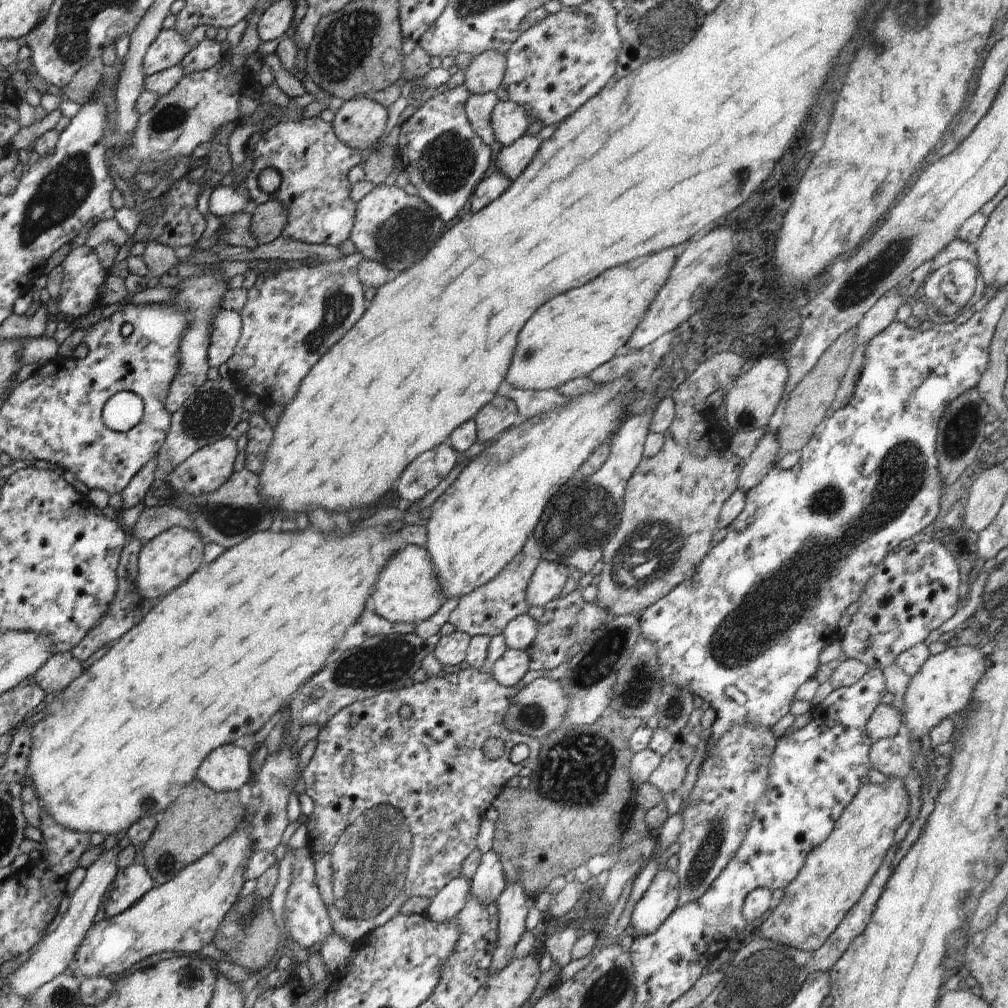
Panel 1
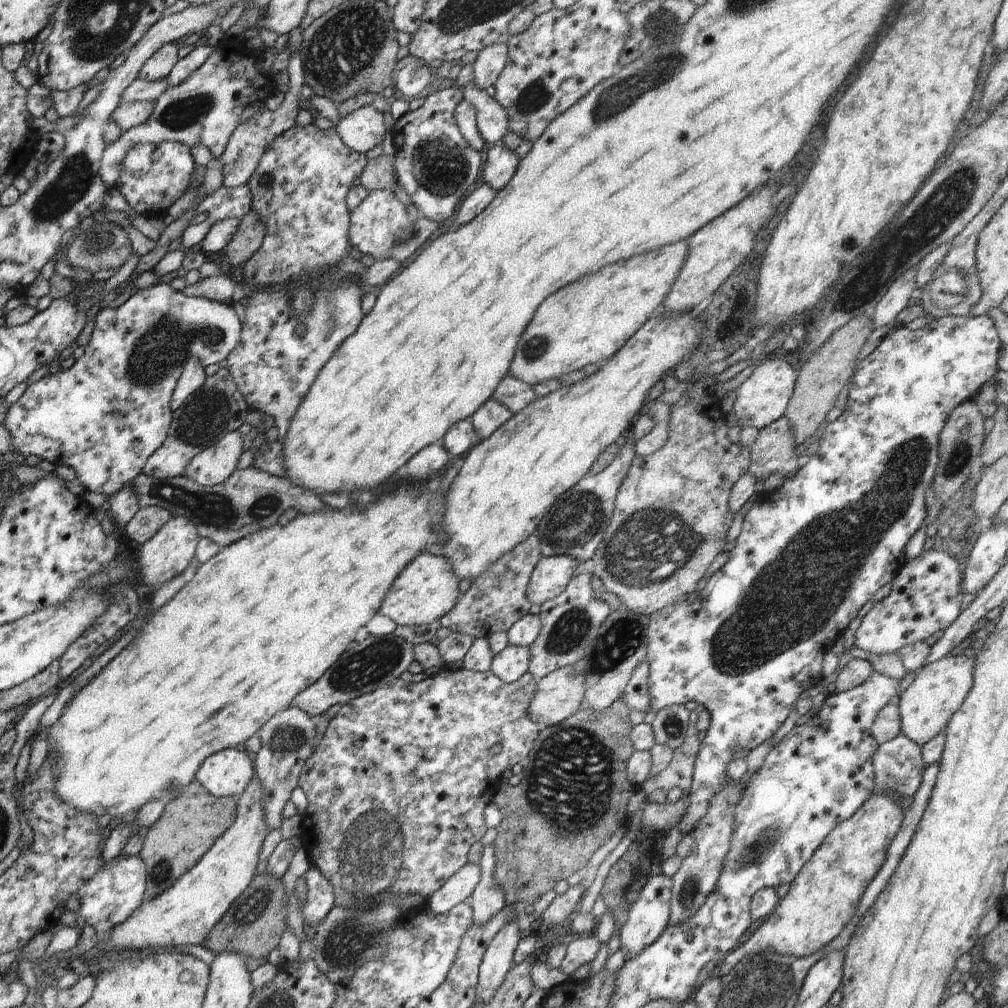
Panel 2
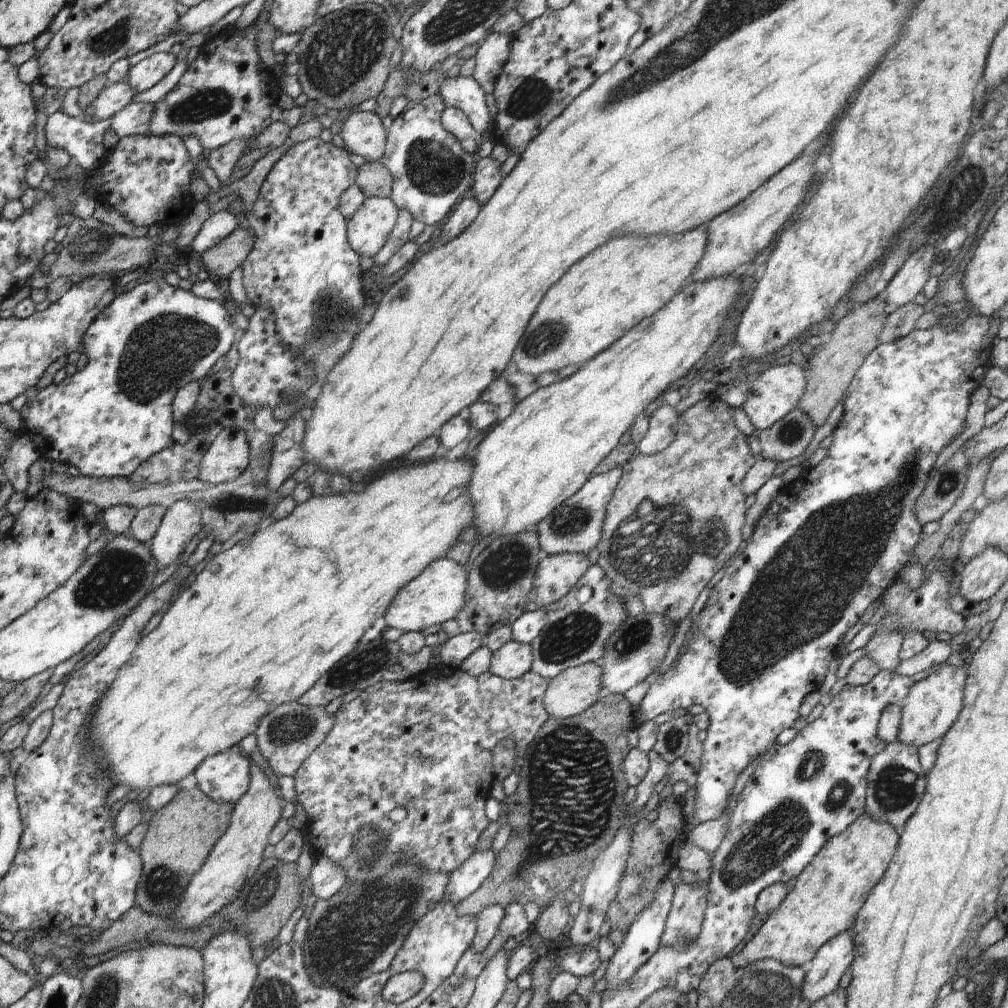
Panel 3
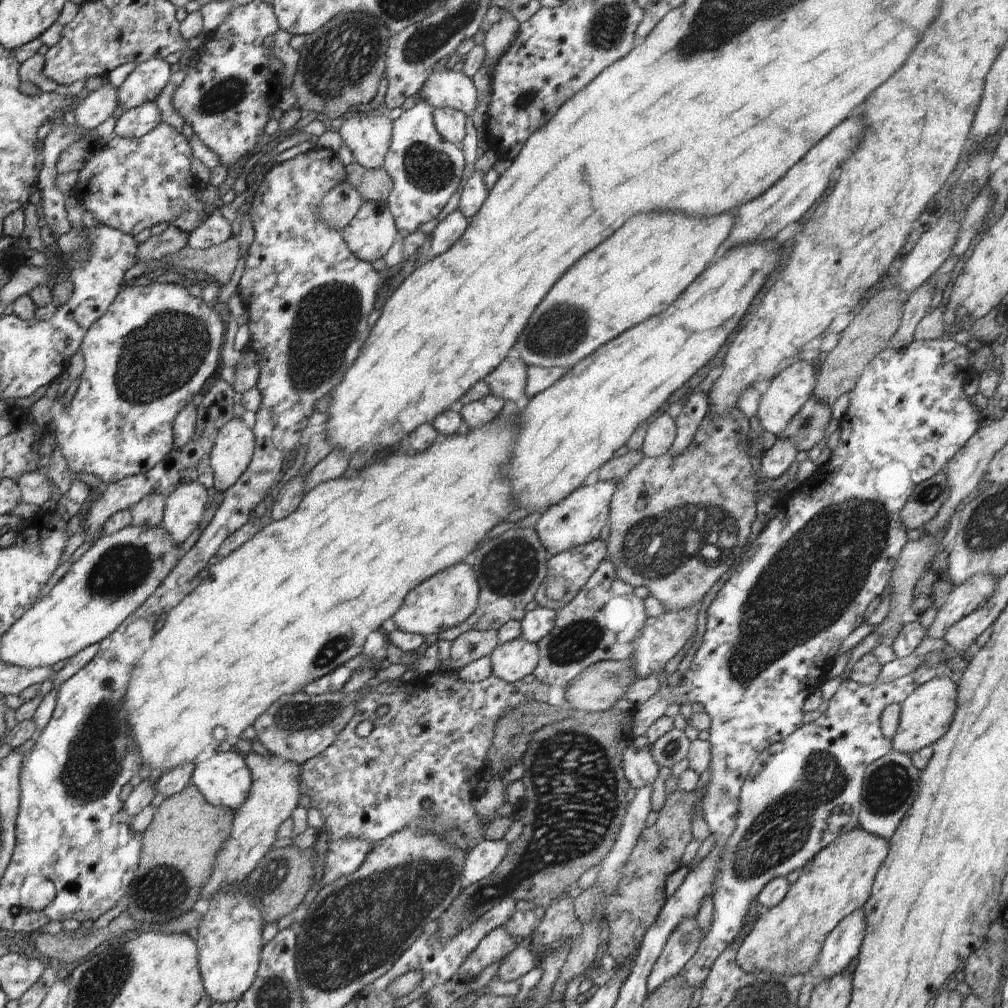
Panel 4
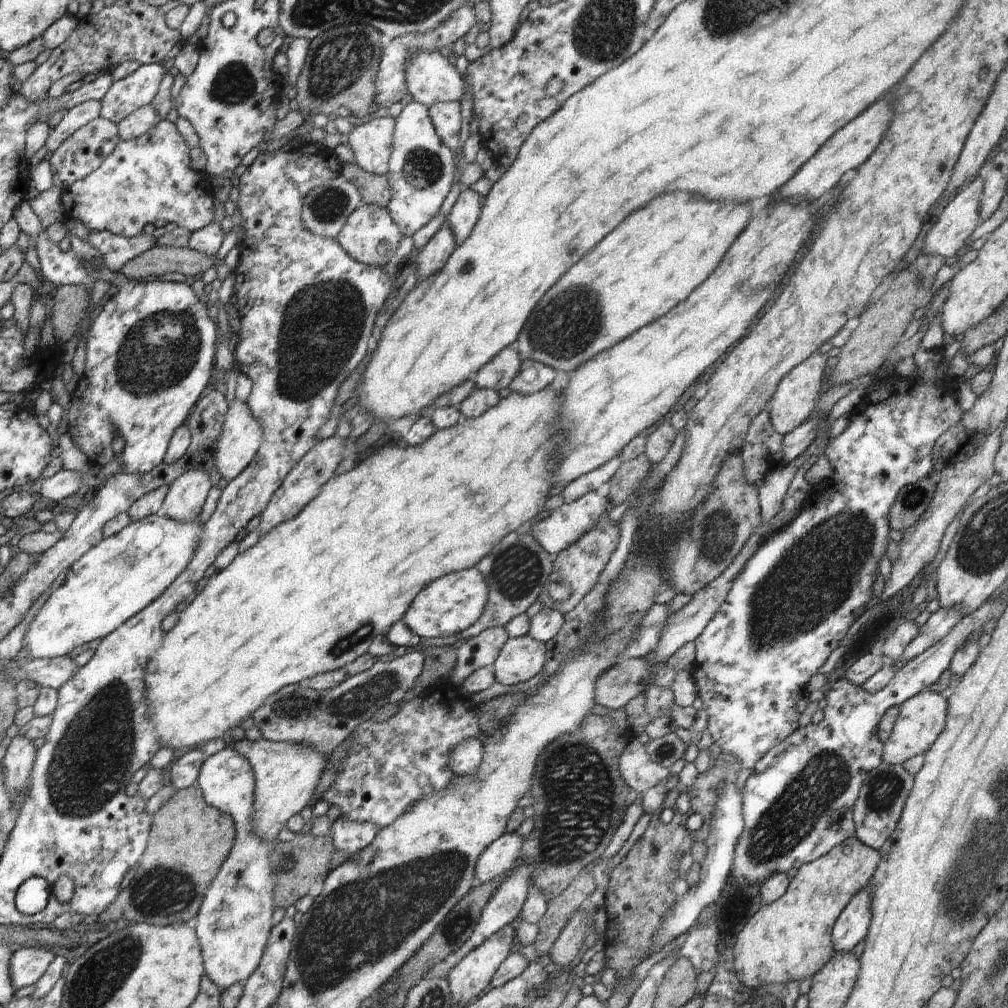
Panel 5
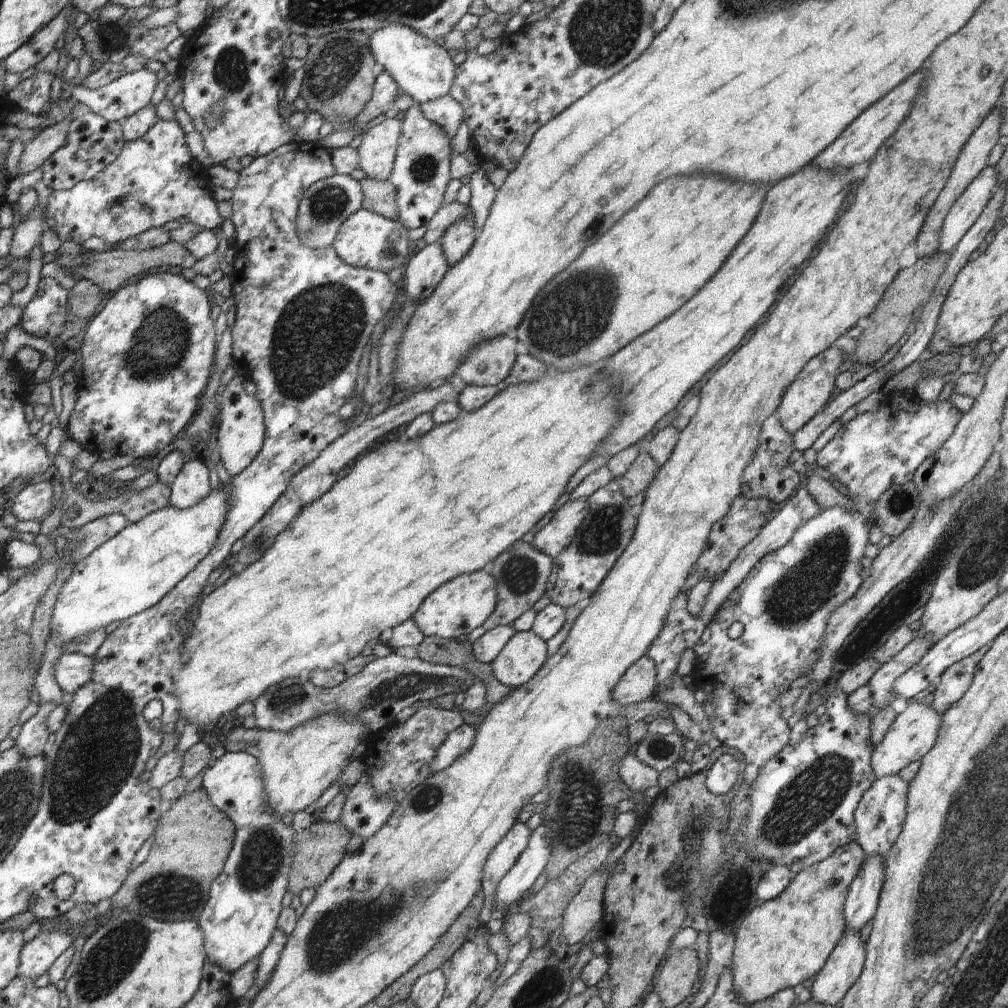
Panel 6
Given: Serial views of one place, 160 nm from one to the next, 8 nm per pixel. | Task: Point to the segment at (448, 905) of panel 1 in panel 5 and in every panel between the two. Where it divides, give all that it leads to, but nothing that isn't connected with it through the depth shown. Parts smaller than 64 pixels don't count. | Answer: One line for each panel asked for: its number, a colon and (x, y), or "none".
2: (458, 888)
3: (463, 881)
4: (481, 860)
5: (501, 855)

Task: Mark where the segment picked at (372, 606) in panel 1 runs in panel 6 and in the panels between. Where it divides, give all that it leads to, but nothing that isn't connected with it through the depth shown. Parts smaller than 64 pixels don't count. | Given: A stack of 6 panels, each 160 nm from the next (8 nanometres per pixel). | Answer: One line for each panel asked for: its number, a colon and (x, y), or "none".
2: (427, 589)
3: (437, 594)
4: (446, 600)
5: (451, 604)
6: (452, 611)

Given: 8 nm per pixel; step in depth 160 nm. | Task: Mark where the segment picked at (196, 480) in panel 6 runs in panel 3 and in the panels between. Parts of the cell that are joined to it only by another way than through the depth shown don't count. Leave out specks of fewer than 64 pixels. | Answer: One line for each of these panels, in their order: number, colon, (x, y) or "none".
3: (181, 522)
4: (184, 509)
5: (185, 497)

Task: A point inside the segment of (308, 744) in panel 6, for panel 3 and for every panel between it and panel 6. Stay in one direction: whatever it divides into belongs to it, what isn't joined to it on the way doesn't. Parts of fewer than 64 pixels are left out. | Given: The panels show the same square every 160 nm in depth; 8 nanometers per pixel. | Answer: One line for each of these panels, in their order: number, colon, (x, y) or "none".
3: (234, 859)
4: (274, 793)
5: (286, 775)

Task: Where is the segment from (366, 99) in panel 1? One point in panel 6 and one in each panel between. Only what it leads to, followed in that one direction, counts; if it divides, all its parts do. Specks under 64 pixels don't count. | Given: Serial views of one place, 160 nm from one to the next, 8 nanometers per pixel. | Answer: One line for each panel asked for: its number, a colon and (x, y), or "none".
2: (363, 129)
3: (363, 133)
4: (368, 136)
5: (372, 143)
6: (377, 152)

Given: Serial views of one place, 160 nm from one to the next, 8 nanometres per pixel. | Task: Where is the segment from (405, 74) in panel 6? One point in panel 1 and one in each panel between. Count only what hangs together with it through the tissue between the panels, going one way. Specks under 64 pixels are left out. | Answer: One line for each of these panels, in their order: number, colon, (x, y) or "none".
1: (509, 121)
2: (491, 119)
3: (464, 93)
4: (443, 88)
5: (430, 77)

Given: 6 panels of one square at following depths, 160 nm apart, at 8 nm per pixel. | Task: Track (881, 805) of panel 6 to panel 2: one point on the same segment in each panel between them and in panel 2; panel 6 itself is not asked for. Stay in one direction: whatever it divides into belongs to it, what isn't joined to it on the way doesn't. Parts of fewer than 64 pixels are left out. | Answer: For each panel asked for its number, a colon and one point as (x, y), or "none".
2: (898, 764)
3: (895, 783)
4: (890, 785)
5: (878, 808)

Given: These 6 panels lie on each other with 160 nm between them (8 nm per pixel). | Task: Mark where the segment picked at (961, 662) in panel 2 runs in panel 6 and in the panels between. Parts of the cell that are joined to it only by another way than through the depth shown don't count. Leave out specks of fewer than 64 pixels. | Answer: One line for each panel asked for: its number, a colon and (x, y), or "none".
3: (933, 704)
4: (926, 714)
5: (921, 718)
6: (913, 733)

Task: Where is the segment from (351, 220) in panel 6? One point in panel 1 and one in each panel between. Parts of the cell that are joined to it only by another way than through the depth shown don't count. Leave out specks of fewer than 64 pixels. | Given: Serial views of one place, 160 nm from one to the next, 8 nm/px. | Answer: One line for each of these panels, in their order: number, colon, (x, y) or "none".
1: (391, 227)
2: (379, 226)
3: (368, 228)
4: (370, 234)
5: (370, 235)

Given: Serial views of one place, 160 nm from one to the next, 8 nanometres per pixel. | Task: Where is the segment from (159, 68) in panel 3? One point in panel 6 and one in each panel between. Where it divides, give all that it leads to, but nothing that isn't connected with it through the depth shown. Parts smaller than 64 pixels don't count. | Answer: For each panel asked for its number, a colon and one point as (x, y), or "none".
4: (145, 83)
5: (126, 95)
6: (123, 97)

